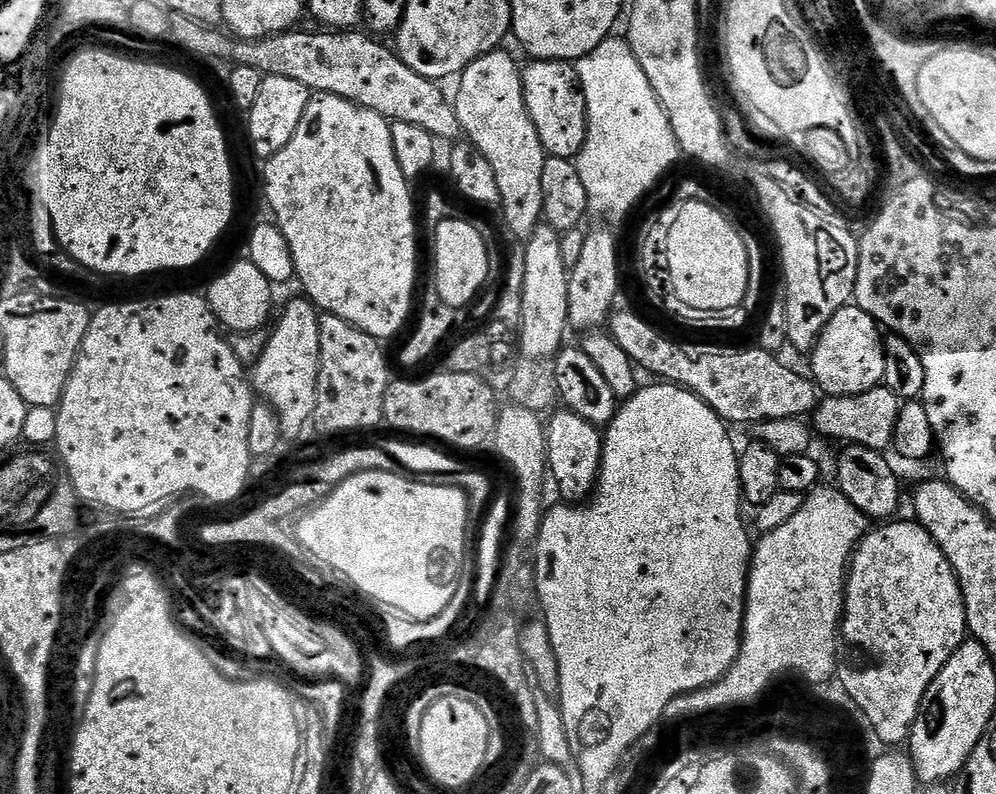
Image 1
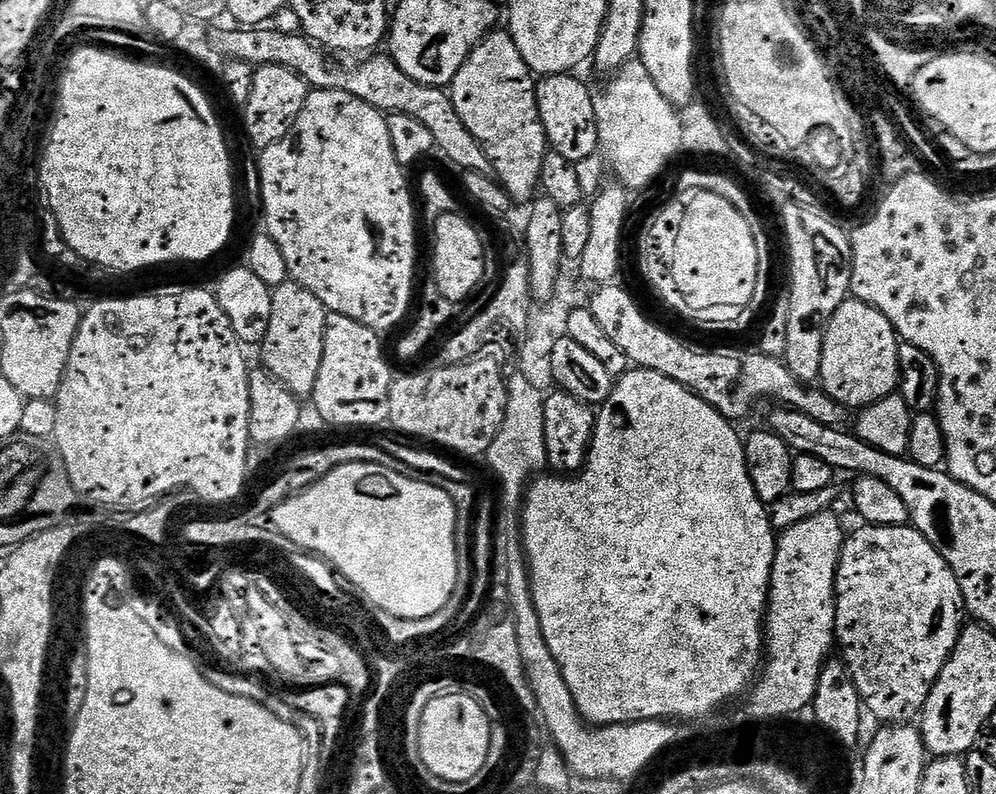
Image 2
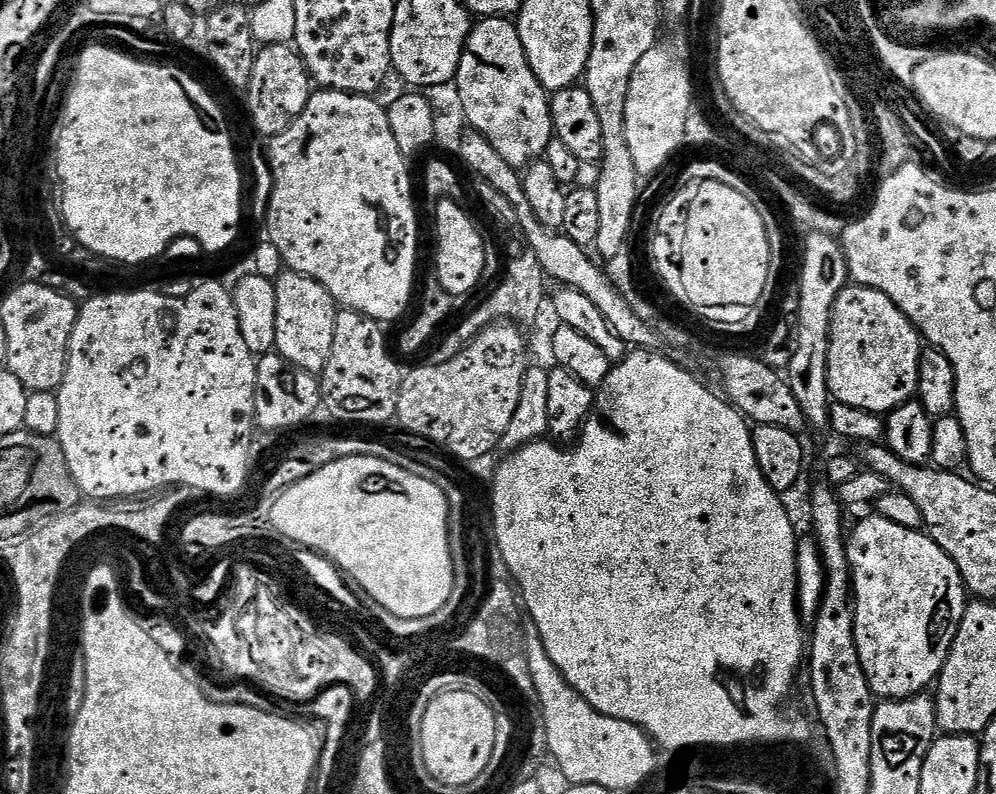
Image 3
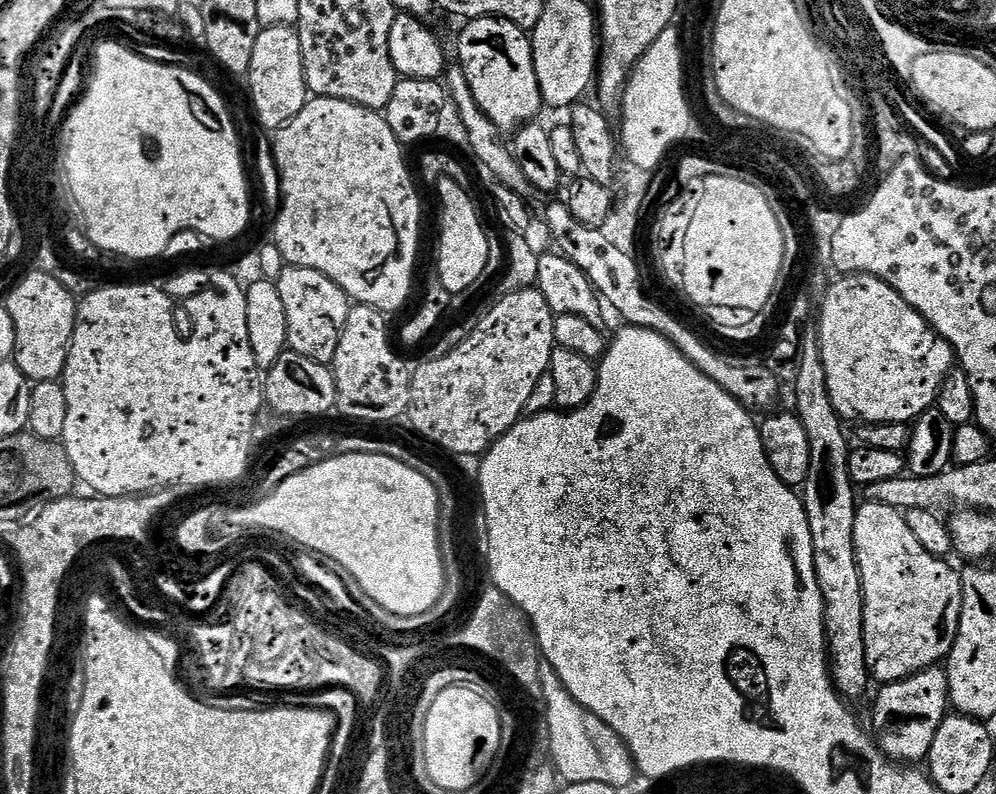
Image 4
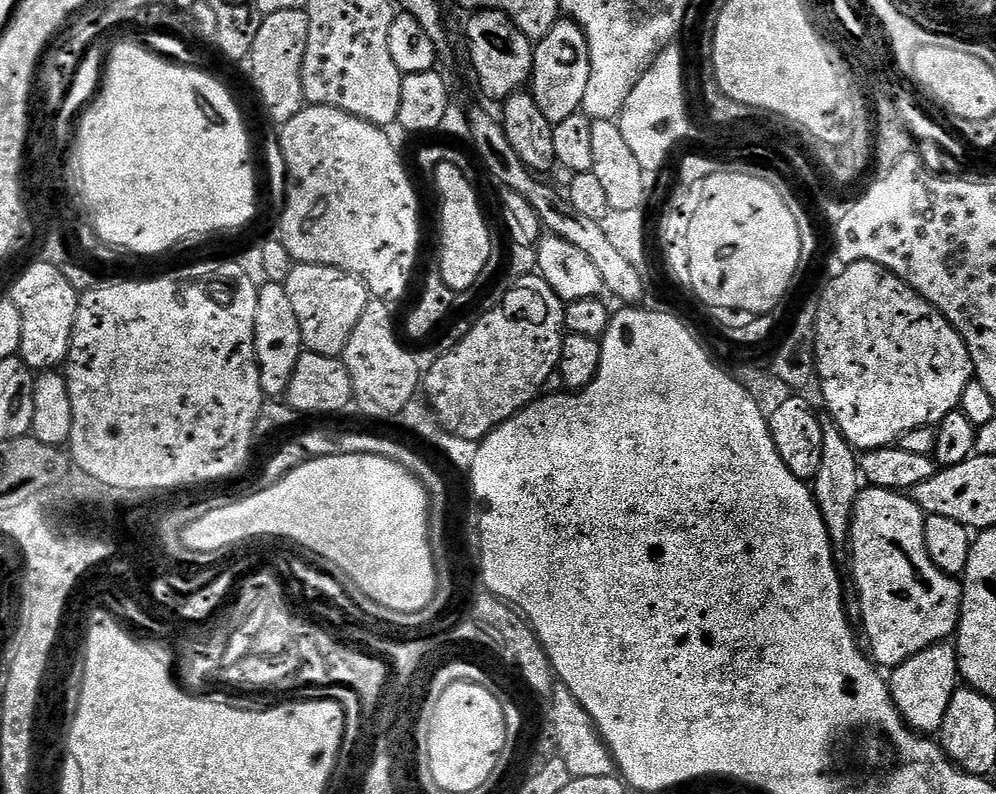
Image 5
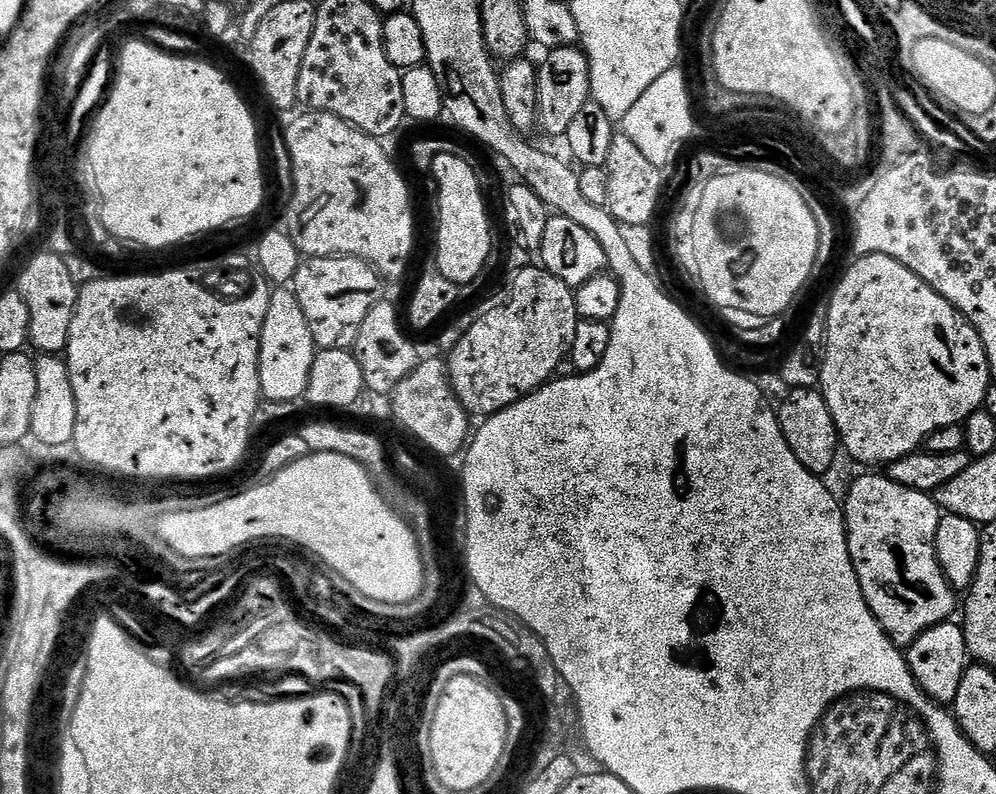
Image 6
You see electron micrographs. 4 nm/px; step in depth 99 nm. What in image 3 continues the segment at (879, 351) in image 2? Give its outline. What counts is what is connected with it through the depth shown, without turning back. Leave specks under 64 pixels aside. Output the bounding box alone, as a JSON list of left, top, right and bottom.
[828,286,922,414]

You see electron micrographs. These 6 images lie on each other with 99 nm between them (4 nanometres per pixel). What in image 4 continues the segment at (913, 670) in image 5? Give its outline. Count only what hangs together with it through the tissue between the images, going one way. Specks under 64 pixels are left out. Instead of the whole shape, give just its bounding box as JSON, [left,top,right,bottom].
[870,666,950,762]

